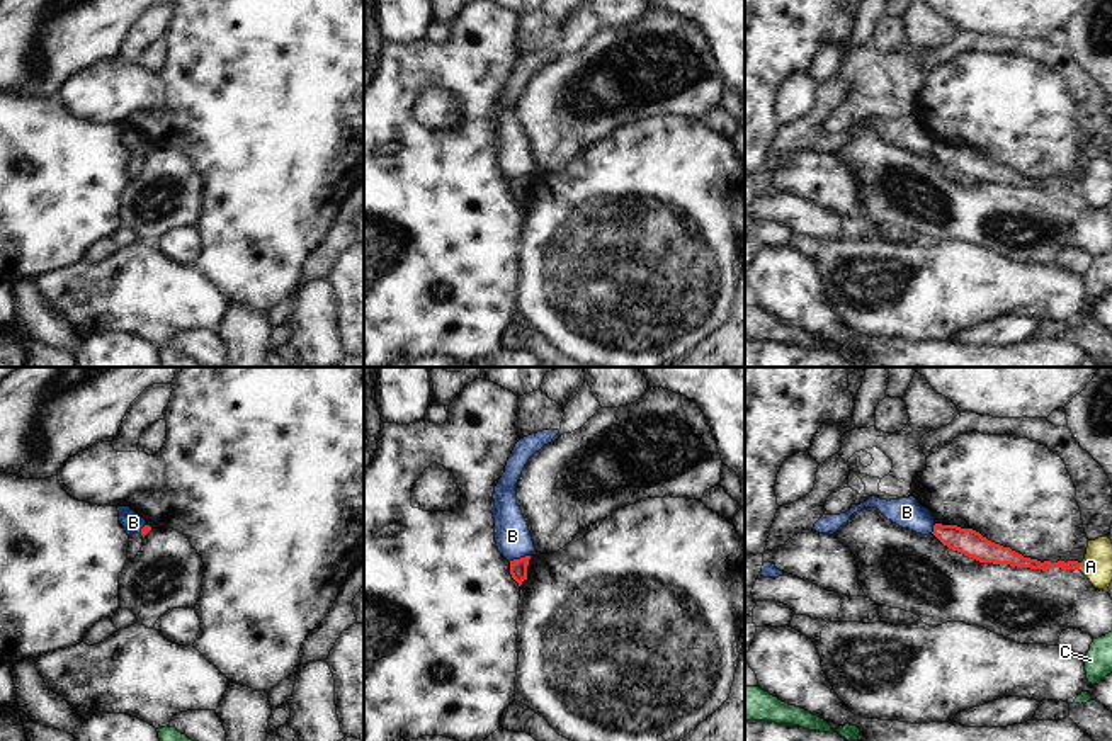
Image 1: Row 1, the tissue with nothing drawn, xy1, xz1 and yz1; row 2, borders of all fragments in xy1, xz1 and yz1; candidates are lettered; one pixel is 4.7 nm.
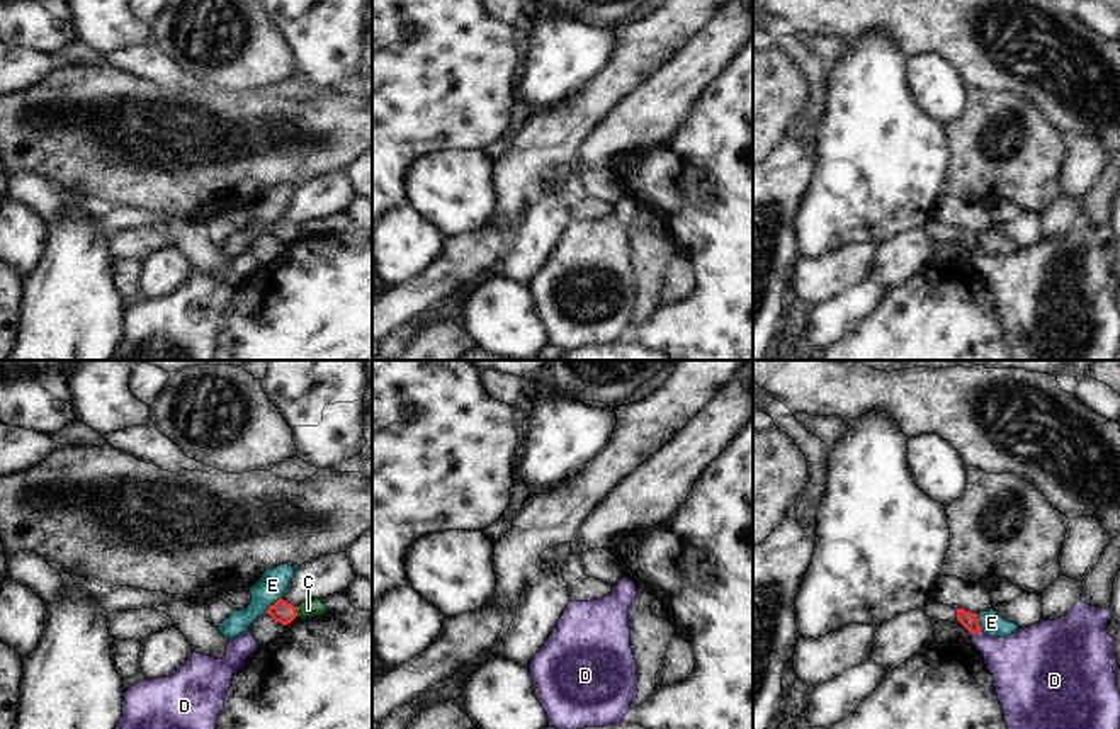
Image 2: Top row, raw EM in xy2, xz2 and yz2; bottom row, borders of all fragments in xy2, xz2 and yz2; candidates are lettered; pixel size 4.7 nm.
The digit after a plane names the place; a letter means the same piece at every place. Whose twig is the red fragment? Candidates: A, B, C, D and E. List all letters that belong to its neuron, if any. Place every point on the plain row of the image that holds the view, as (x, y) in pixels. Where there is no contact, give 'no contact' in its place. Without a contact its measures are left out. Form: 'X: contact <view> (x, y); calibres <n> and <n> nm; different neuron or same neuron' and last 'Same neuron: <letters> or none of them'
A: contact yz1 (1078, 186); calibres 50 and 140 nm; different neuron
B: contact xz1 (519, 179); calibres 80 and 170 nm; different neuron
C: contact xy2 (296, 231); calibres 100 and 90 nm; different neuron
D: contact yz2 (974, 252); calibres 80 and 260 nm; same neuron
E: contact xy2 (274, 223); calibres 100 and 140 nm; different neuron
Same neuron: D

